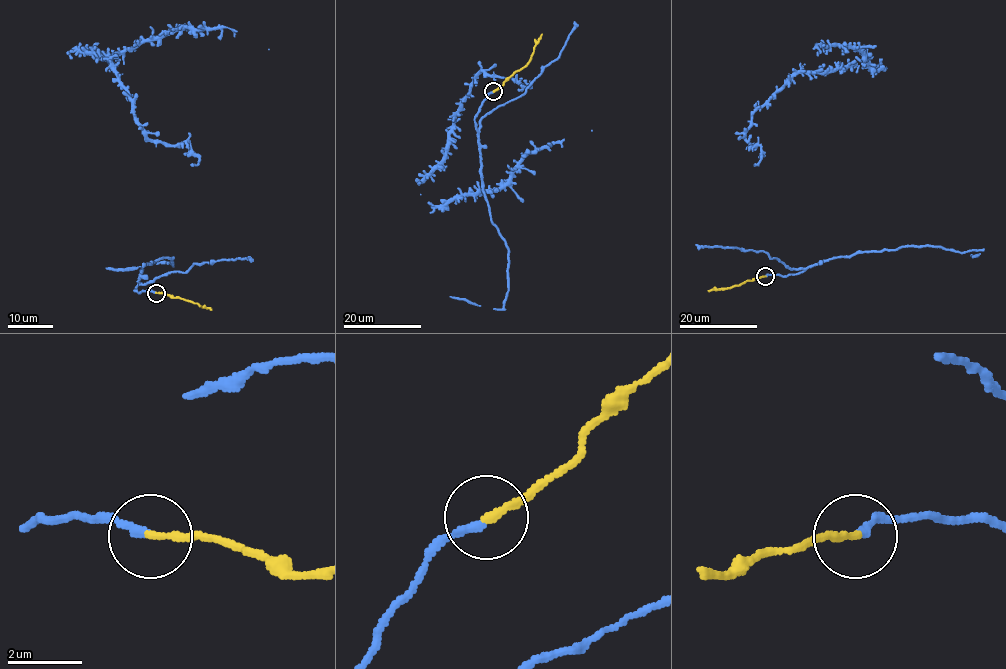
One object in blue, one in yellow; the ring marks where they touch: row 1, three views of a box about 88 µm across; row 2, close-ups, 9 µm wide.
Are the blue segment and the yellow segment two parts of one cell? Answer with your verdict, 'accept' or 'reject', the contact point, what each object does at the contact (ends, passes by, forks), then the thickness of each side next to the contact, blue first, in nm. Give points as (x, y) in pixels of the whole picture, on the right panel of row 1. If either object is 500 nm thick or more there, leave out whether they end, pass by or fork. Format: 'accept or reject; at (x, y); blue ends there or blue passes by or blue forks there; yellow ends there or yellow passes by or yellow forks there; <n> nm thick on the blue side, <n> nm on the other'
accept; at (765, 276); blue ends there; yellow ends there; 220 nm thick on the blue side, 220 nm on the other

